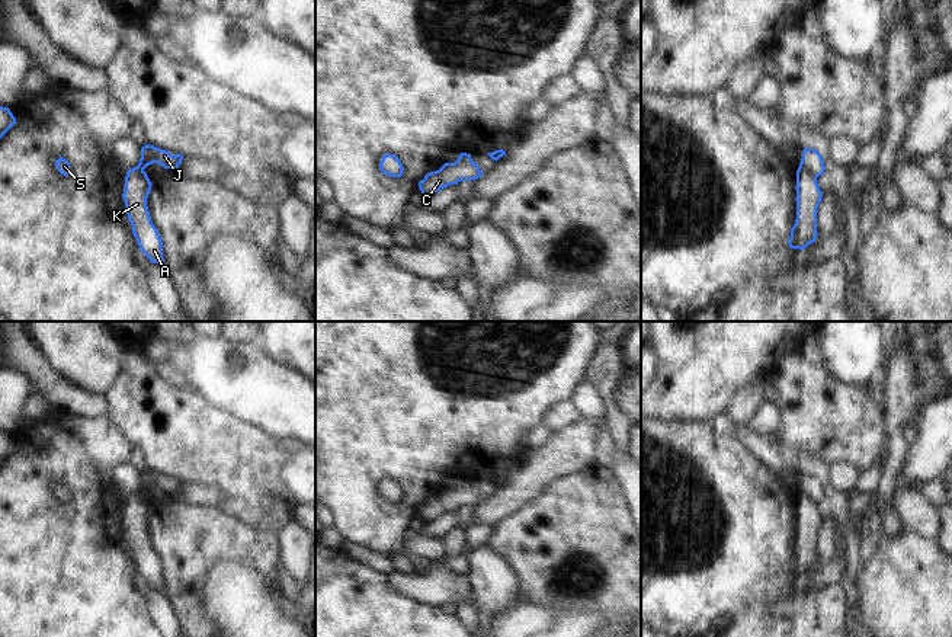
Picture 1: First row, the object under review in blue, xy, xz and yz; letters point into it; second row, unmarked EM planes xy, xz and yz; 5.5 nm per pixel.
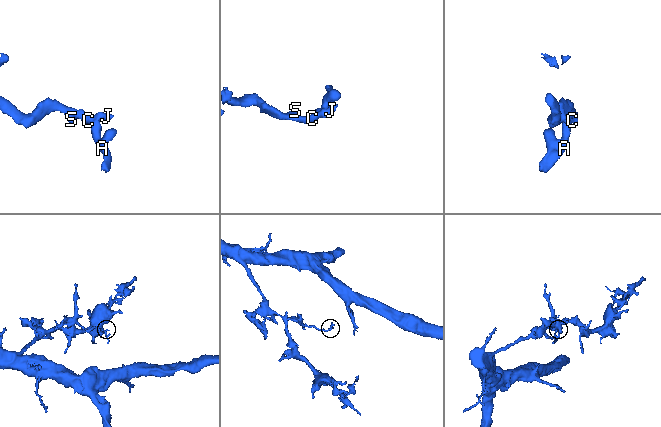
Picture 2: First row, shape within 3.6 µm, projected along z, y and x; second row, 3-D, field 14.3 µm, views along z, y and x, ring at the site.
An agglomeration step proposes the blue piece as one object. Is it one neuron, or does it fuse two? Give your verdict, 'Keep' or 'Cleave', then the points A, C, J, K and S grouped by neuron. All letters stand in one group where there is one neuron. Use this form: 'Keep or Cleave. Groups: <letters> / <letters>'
Cleave. Groups: A K / C J S.

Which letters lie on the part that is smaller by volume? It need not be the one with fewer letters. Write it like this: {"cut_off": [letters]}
{"cut_off": ["A", "K"]}

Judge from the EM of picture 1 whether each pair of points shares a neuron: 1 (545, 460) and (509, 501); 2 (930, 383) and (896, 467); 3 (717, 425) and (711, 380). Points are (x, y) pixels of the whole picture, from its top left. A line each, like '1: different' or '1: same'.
1: same
2: same
3: different

